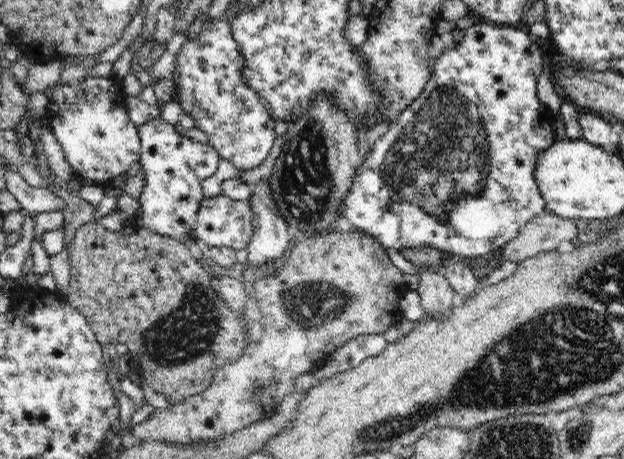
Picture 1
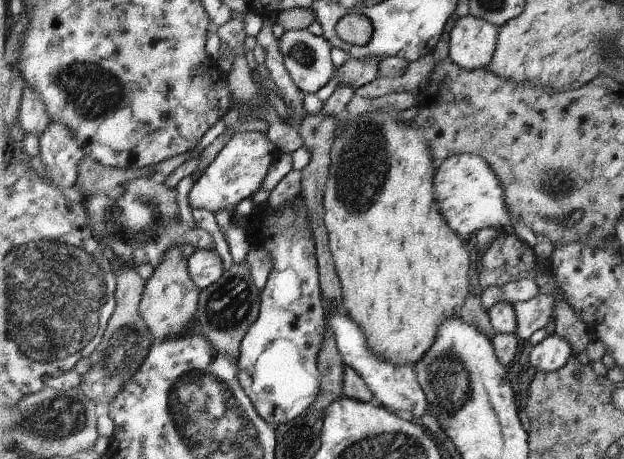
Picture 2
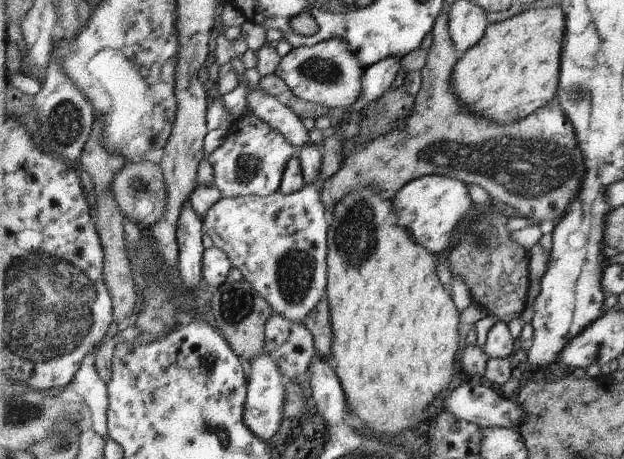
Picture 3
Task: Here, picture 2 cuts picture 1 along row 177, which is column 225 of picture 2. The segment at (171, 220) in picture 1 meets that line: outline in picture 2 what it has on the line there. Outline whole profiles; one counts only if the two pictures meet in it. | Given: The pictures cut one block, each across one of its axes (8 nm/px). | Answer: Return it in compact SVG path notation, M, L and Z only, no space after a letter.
M240 132L235 134L215 161L196 181L189 194L192 207L206 209L214 214L231 211L235 216L242 201L254 195L262 186L262 180L272 160L274 160L274 146L267 140L264 133Z

